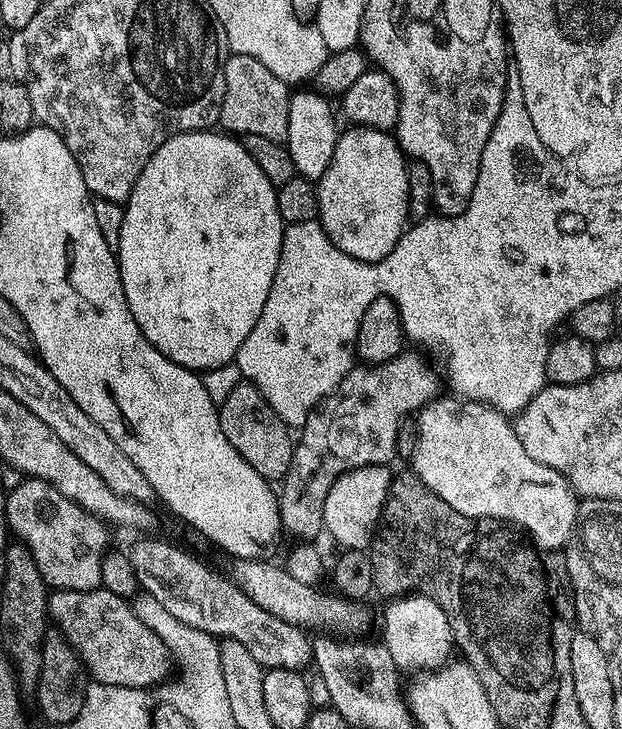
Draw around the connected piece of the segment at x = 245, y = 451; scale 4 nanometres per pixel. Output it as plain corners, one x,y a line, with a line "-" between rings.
241,382
234,386
226,400
219,404
218,411
222,434
226,434
230,446
234,446
234,450
238,450
238,454
246,458
246,462
250,462
250,466
254,466
254,470
258,470
264,480
283,481
290,470
294,436
288,425
282,422
282,418
274,414
260,391
253,384

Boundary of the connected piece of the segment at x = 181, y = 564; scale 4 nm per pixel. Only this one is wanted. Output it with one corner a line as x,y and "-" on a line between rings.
142,538
128,550
128,557
141,589
166,607
166,610
179,621
208,632
216,638
242,642
242,646
246,646
246,650
250,650
250,655
266,670
282,667
300,670
303,669
303,664
308,666
313,663
312,640
304,633
307,631
303,627
262,610
262,606
248,599
245,592
229,577
228,581
226,577
219,576
188,551
160,538

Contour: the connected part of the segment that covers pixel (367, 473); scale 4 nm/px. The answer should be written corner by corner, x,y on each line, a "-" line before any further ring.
367,464
341,472
330,486
324,502
325,533
329,532
341,545
341,549
367,549
380,522
380,513
388,497
388,487
394,475
393,469
383,464

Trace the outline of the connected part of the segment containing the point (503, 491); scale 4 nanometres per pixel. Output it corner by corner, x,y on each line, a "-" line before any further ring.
460,398
444,399
433,400
418,413
417,448
410,459
416,476
430,490
434,490
434,494
438,494
442,502
454,506
458,514
509,520
532,532
535,543
541,549
563,549
572,539
578,507
578,497
564,475
542,462
534,462
534,458
526,454
507,415
486,404
465,402

